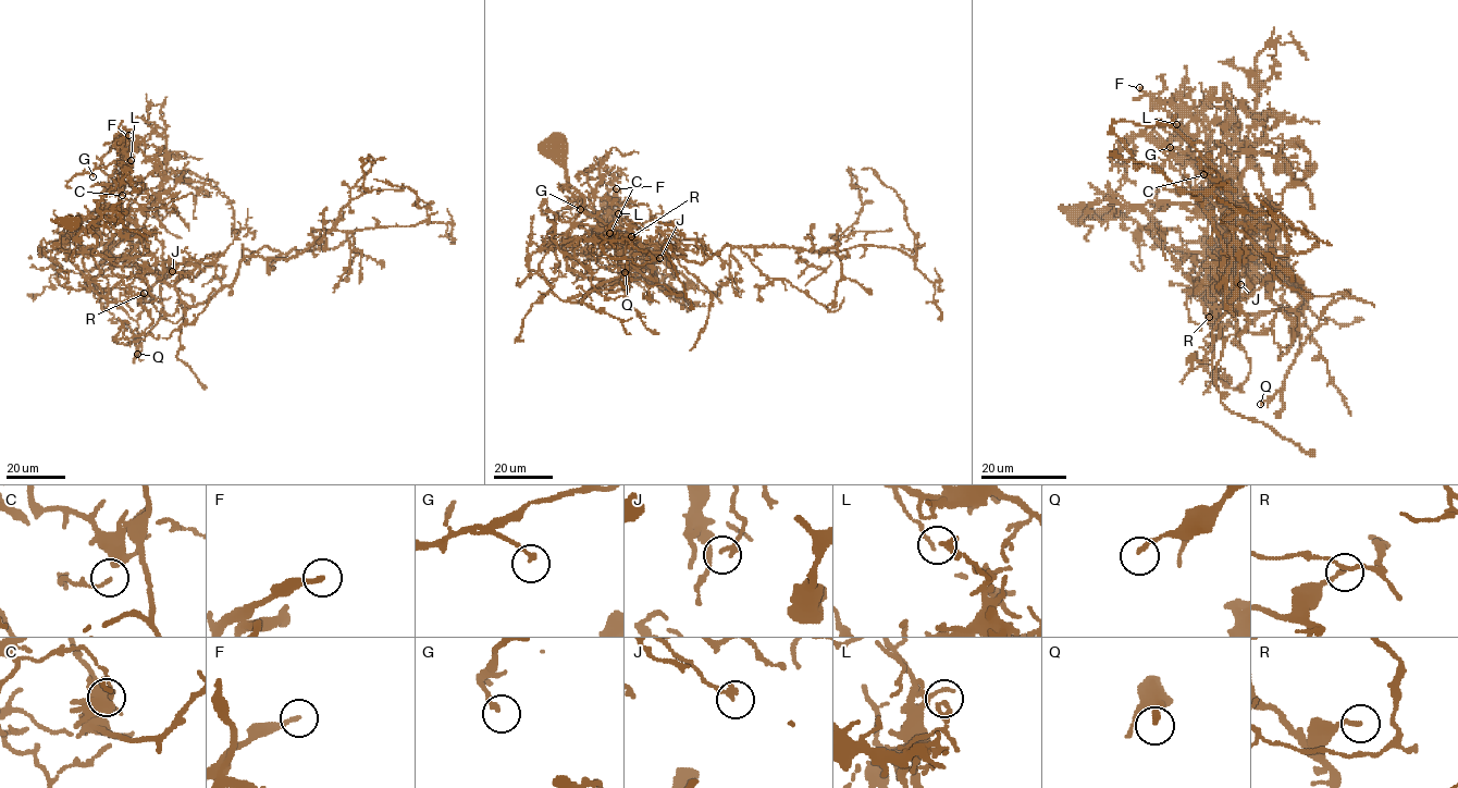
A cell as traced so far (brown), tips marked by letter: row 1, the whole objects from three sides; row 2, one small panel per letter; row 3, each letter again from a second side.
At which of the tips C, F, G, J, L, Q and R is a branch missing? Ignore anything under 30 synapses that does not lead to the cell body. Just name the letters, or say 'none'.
none

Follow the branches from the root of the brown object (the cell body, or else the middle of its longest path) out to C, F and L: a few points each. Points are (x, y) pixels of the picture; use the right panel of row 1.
C: (1079, 218), (1125, 216), (1165, 247), (1202, 251), (1238, 210), (1216, 183), (1196, 174), (1203, 174)
F: (1079, 218), (1125, 216), (1145, 229), (1163, 201), (1191, 211), (1207, 207), (1210, 158), (1202, 121), (1139, 87)
L: (1079, 218), (1125, 216), (1145, 229), (1163, 201), (1198, 211), (1165, 154), (1190, 161), (1176, 124)

